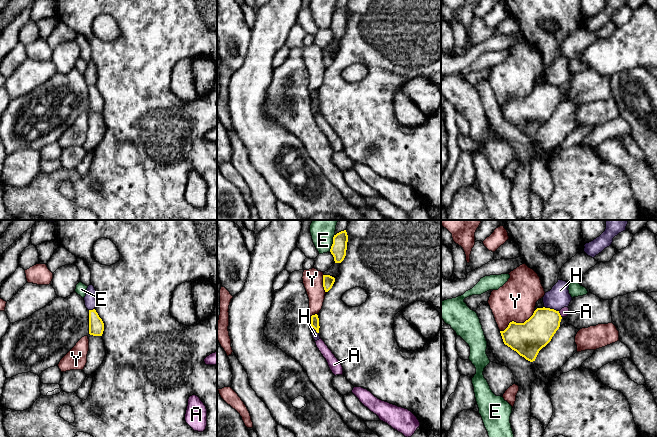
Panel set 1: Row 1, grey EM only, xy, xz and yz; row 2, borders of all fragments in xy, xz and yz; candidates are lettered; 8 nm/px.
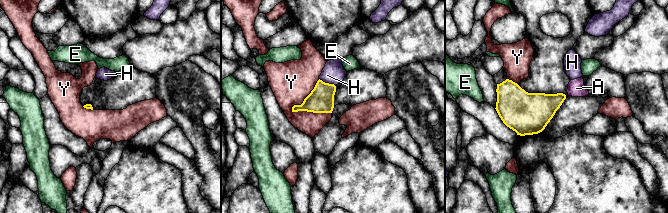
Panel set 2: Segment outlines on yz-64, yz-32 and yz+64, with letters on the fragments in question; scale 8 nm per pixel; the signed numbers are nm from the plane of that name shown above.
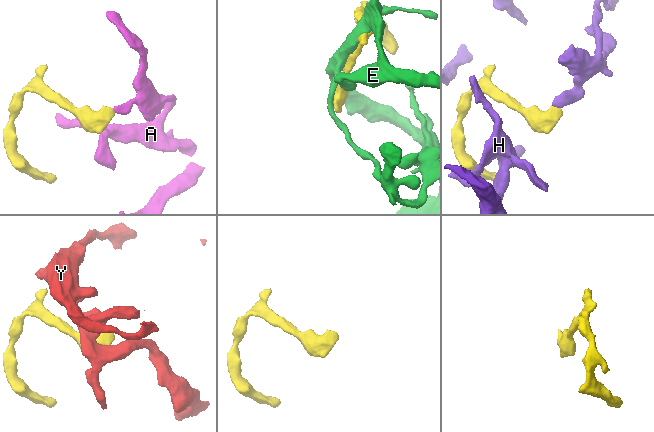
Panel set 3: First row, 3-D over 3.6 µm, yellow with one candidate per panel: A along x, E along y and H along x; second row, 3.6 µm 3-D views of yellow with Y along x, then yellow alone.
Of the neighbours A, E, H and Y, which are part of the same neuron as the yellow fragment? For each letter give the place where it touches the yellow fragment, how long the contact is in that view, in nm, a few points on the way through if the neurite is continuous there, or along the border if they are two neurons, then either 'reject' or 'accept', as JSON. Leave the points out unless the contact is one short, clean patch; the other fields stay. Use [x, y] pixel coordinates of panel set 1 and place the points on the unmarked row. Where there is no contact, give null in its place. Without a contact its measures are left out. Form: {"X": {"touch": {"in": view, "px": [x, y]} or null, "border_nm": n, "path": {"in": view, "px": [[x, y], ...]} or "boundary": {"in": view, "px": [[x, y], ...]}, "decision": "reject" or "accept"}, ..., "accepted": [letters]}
{"A": {"touch": {"in": "yz", "px": [559, 90]}, "border_nm": 60, "boundary": {"in": "yz", "px": [[558, 87], [561, 93]]}, "decision": "reject"}, "E": {"touch": {"in": "xz", "px": [333, 19]}, "border_nm": 150, "decision": "reject"}, "H": {"touch": {"in": "yz", "px": [551, 85]}, "border_nm": 130, "boundary": {"in": "yz", "px": [[544, 82], [558, 87]]}, "decision": "reject"}, "Y": {"touch": {"in": "yz", "px": [517, 99]}, "border_nm": 340, "decision": "reject"}, "accepted": []}

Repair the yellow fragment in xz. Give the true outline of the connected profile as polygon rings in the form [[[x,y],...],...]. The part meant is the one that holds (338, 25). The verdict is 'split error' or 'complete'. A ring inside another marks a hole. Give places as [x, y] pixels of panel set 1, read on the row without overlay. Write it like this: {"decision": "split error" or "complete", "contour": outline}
{"decision": "complete", "contour": [[[346,6],[334,11],[330,28],[334,33],[335,39],[341,39],[344,36],[346,32],[347,18],[348,11]]]}

